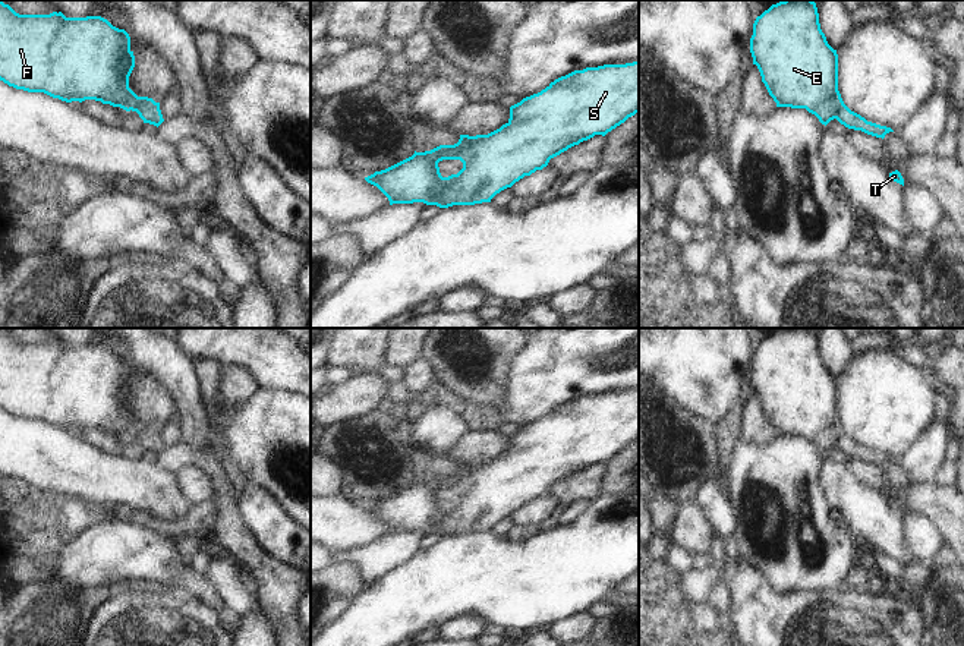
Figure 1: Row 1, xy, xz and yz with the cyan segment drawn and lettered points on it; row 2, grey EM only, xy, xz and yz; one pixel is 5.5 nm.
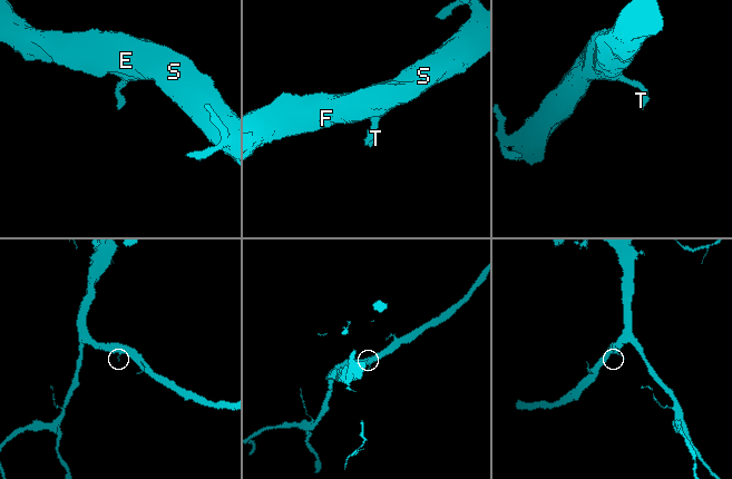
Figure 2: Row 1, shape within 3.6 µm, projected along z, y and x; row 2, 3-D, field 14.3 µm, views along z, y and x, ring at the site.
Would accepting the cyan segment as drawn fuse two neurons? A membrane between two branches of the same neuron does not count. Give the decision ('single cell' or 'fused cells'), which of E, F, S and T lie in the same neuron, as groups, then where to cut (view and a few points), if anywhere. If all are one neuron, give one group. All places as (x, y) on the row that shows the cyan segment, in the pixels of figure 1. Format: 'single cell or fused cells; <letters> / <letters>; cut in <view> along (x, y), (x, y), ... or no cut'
single cell; E F S T; no cut

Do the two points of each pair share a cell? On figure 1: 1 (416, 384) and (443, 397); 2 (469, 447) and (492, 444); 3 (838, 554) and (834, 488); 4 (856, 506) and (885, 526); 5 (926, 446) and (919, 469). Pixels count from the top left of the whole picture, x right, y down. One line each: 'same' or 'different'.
1: different
2: same
3: different
4: same
5: same

